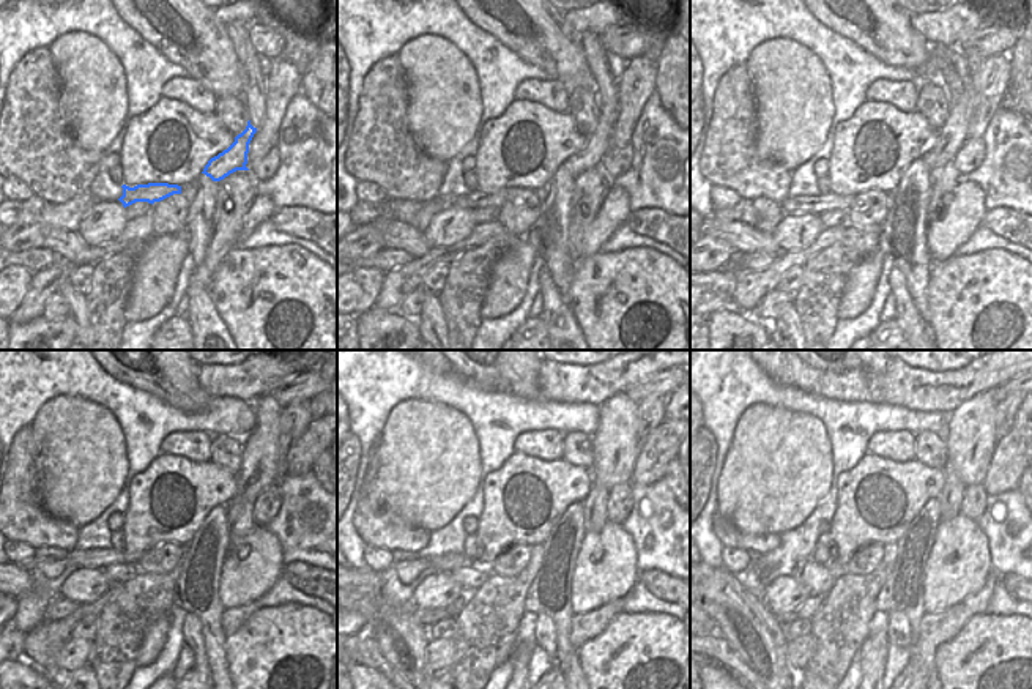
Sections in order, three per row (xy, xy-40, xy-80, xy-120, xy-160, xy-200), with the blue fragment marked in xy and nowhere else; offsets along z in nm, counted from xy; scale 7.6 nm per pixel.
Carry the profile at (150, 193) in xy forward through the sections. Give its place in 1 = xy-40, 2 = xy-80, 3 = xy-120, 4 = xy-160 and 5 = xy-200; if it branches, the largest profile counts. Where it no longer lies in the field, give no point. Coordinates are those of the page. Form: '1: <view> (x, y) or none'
1: xy-40 (476, 199)
2: xy-80 (761, 213)
3: xy-120 (57, 565)
4: xy-160 (407, 565)
5: xy-200 (753, 555)

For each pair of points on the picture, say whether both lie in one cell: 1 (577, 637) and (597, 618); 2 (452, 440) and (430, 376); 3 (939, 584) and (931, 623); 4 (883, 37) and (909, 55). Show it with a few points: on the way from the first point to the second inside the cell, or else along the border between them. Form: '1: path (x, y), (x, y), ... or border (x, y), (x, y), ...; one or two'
1: path (582, 633), (593, 623); one
2: border (402, 402), (443, 402), (457, 409), (471, 423); two
3: border (968, 598), (942, 610), (925, 614); two
4: path (889, 37), (903, 49); one

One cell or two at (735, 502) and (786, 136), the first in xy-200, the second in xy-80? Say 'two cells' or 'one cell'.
one cell

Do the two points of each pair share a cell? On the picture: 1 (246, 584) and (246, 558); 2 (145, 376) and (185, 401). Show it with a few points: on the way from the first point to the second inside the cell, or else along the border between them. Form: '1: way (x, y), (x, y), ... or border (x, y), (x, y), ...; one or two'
1: way (246, 577), (246, 565); one
2: way (155, 376), (159, 376), (175, 391); one

